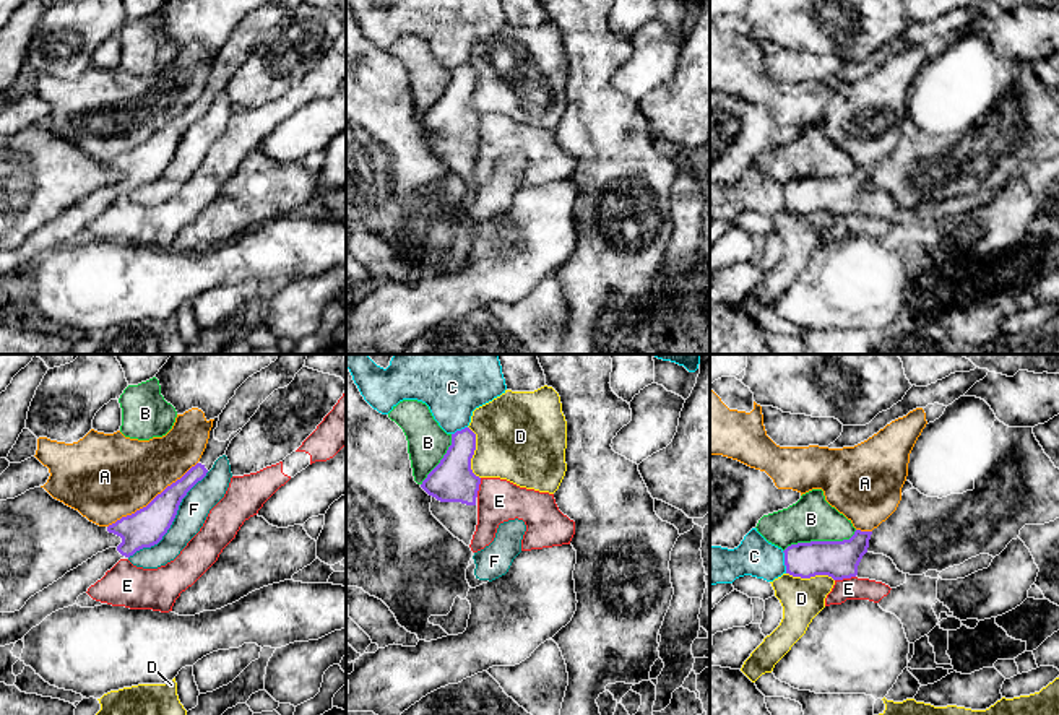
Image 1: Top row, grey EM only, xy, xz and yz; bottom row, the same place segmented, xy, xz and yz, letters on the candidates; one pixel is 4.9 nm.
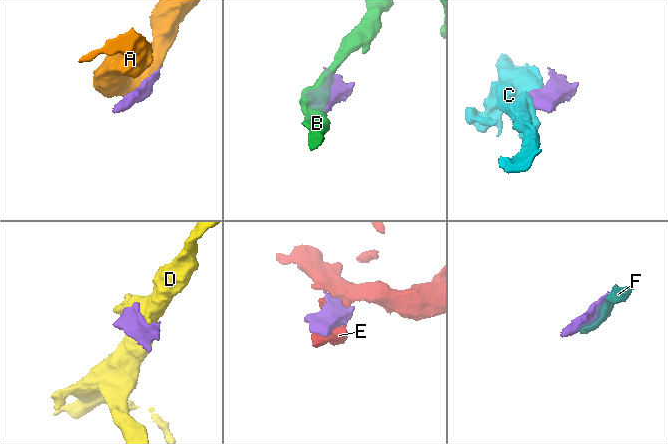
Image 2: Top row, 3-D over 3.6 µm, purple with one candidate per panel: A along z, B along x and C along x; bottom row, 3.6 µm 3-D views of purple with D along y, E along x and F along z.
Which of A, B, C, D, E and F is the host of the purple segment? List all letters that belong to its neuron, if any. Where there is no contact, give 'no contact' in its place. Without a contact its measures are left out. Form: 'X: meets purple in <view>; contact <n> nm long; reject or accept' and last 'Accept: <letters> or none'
A: meets purple in xy; contact 550 nm long; reject
B: meets purple in yz; contact 380 nm long; reject
C: meets purple in yz; contact 110 nm long; reject
D: meets purple in xz; contact 280 nm long; reject
E: meets purple in yz; contact 110 nm long; reject
F: meets purple in xy; contact 600 nm long; reject
Accept: none

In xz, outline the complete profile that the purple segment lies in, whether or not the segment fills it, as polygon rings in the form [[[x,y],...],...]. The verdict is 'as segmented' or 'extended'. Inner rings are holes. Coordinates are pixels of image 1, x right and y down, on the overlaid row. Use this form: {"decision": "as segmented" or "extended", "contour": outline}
{"decision": "extended", "contour": [[[465,427],[452,434],[452,445],[421,488],[432,497],[432,515],[466,546],[478,525],[481,478],[471,470],[476,434]]]}

